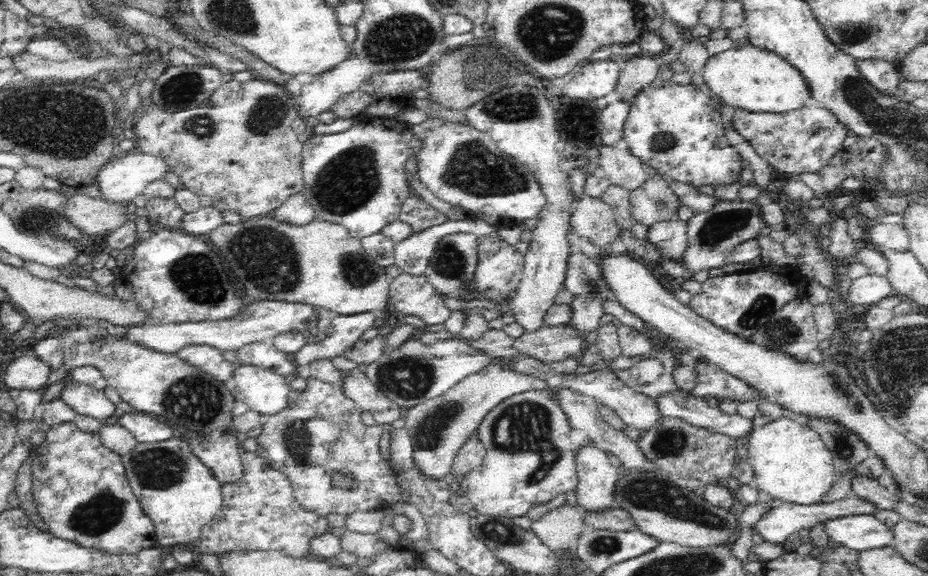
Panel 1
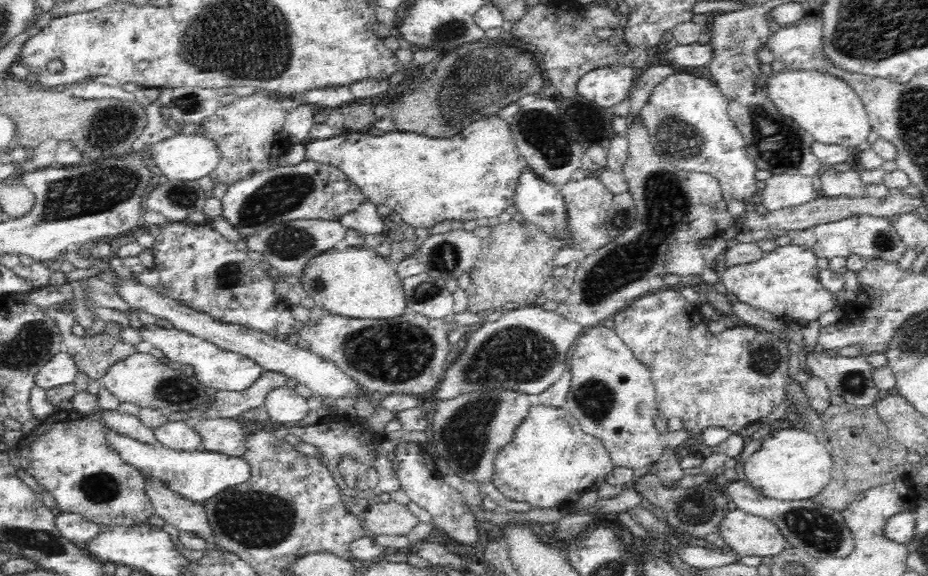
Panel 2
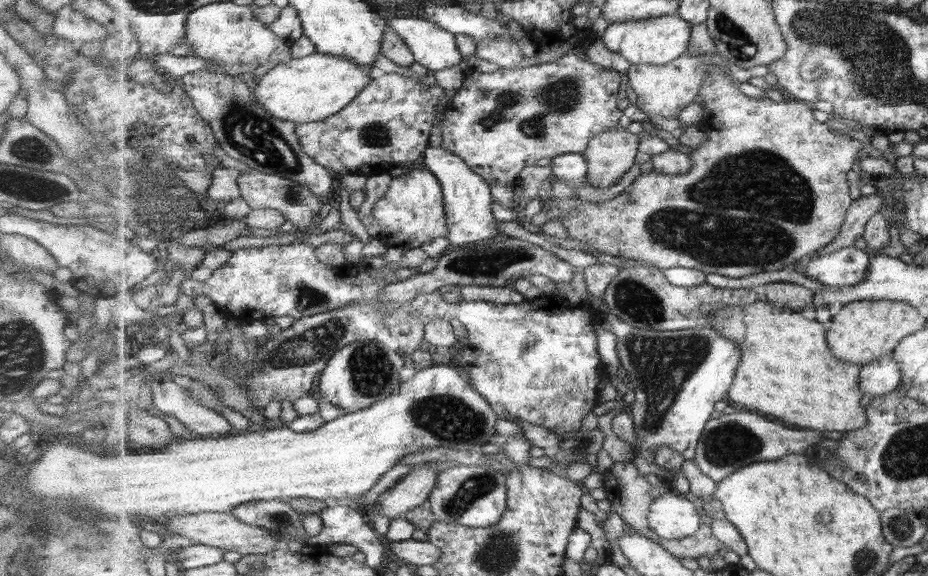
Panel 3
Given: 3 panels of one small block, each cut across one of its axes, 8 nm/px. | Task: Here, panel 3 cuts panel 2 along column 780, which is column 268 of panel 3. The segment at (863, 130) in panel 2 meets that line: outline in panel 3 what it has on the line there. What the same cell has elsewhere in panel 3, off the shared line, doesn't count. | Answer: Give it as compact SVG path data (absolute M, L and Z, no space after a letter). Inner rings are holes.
M317 52L304 58L278 64L254 82L258 102L269 114L298 125L325 120L342 111L373 80L371 69L361 67L343 57Z

